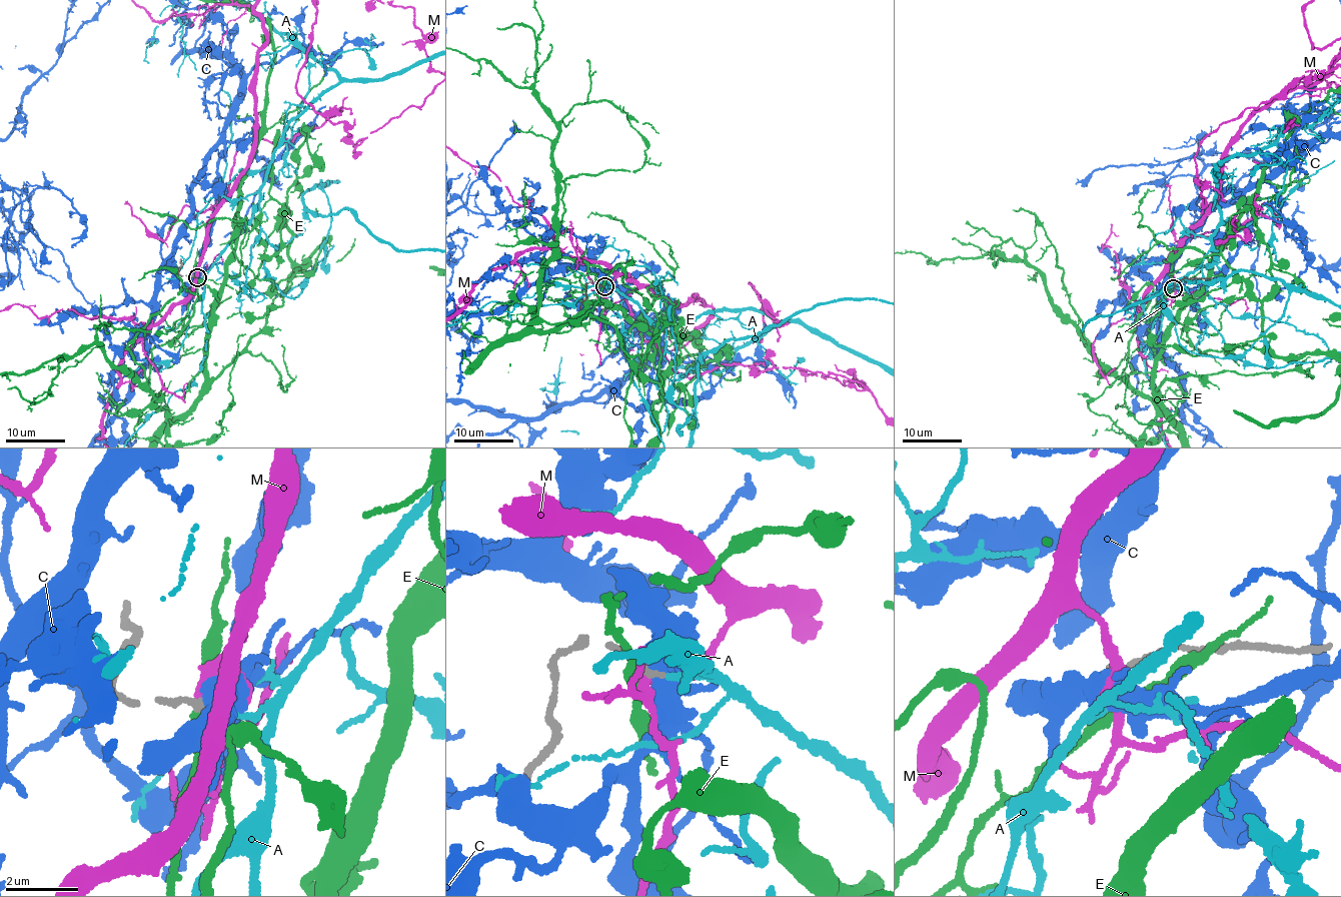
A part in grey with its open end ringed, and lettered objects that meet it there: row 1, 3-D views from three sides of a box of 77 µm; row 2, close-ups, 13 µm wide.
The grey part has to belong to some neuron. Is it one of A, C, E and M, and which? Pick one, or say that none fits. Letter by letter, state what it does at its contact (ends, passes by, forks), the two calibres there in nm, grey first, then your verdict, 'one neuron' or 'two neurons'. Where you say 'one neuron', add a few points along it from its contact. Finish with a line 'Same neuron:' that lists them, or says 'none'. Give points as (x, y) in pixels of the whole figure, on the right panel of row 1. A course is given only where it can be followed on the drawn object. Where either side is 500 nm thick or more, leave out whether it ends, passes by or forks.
A: it ends there; 200 nm thick on the grey side, 180 nm on the other; one neuron
C: 220 nm thick on the grey side, 550 nm on the other; two neurons
E: it passes by; 240 nm thick on the grey side, 320 nm on the other; two neurons
M: it passes by; 240 nm thick on the grey side, 360 nm on the other; two neurons
Same neuron: A

